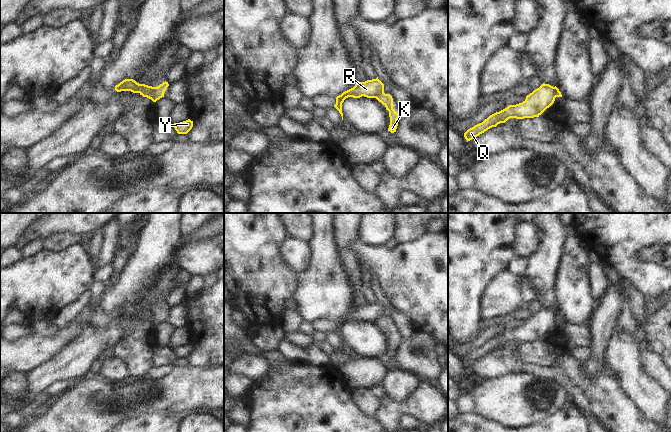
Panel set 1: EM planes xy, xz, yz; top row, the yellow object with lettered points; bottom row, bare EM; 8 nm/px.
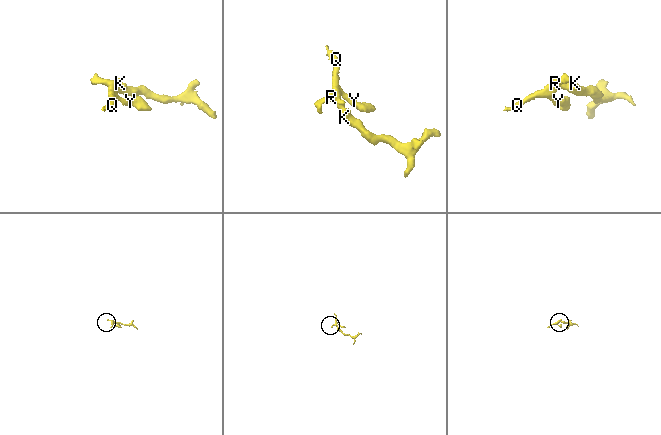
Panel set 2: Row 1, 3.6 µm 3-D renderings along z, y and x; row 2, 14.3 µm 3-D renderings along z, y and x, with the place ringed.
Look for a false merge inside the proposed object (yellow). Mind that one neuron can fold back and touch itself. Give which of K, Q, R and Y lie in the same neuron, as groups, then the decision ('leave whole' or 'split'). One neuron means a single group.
K / Q R Y | split

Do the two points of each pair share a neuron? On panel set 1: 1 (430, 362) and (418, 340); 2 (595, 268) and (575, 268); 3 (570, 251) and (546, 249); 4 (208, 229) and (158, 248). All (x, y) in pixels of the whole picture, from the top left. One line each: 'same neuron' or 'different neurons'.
1: same neuron
2: different neurons
3: different neurons
4: different neurons

